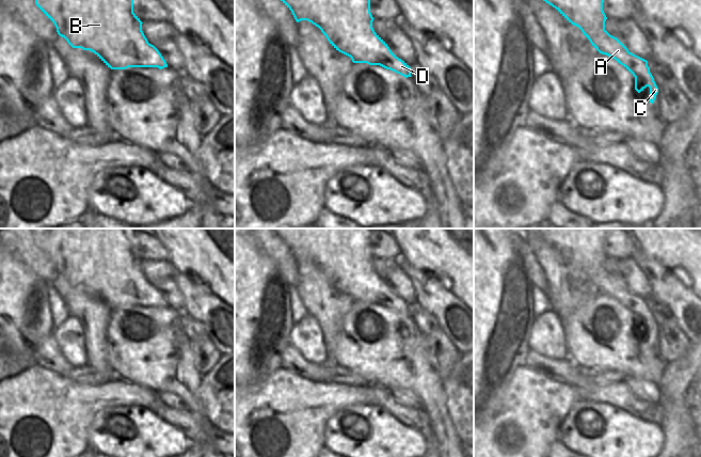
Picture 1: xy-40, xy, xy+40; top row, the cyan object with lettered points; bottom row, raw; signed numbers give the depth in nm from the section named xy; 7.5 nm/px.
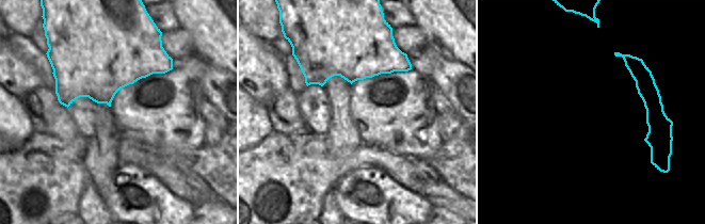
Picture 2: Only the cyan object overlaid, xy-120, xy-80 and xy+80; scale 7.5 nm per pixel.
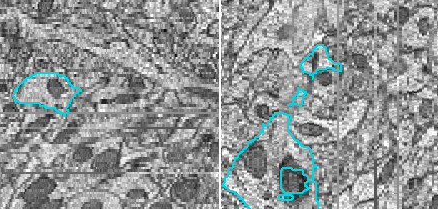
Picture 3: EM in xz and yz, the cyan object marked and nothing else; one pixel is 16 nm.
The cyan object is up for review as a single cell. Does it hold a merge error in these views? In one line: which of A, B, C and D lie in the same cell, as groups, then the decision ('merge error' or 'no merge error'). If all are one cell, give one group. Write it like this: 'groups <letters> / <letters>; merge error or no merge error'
groups A B C D; no merge error

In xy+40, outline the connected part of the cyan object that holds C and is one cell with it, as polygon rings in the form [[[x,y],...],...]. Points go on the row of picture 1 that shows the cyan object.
[[[543,0],[555,7],[569,22],[578,27],[584,35],[590,41],[592,46],[602,54],[615,59],[623,65],[635,77],[635,90],[640,93],[647,86],[650,88],[650,103],[653,104],[658,93],[658,88],[654,81],[648,61],[630,52],[626,46],[617,37],[610,35],[605,30],[607,19],[603,11],[604,0]]]

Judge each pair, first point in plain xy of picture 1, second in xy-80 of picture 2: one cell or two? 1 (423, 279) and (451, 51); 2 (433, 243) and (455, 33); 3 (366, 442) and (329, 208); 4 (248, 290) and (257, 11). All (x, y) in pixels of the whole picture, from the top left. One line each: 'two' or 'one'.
1: two
2: one
3: two
4: two

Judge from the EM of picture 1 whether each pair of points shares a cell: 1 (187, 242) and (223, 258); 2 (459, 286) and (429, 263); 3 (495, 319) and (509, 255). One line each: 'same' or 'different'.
1: same
2: same
3: same

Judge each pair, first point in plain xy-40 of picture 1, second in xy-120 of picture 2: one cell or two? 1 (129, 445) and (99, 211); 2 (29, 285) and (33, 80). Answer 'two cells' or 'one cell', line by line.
1: two cells
2: one cell

